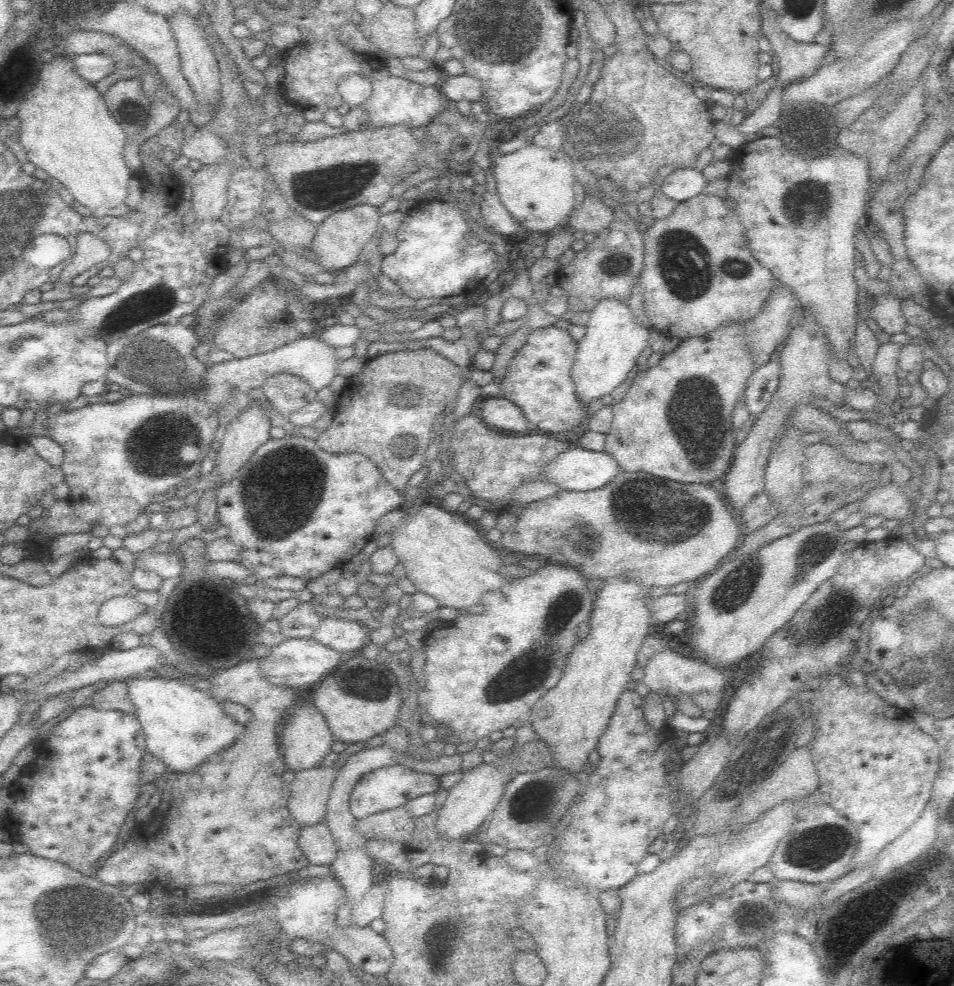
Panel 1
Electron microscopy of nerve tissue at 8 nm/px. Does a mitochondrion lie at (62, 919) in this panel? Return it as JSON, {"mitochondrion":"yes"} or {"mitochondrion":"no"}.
{"mitochondrion":"yes"}

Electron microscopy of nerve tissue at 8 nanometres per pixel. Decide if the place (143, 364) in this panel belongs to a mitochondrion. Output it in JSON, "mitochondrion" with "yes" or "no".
{"mitochondrion":"yes"}

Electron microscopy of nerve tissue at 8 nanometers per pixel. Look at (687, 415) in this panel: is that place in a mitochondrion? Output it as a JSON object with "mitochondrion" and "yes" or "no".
{"mitochondrion":"yes"}

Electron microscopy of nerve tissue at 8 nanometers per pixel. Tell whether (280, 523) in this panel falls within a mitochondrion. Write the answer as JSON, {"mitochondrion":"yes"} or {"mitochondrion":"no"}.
{"mitochondrion":"yes"}

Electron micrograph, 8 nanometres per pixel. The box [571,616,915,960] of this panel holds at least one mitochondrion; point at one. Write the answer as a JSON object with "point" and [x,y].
{"point":[828,844]}

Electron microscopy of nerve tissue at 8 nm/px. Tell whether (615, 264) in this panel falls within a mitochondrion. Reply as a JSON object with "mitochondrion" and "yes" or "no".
{"mitochondrion":"no"}

